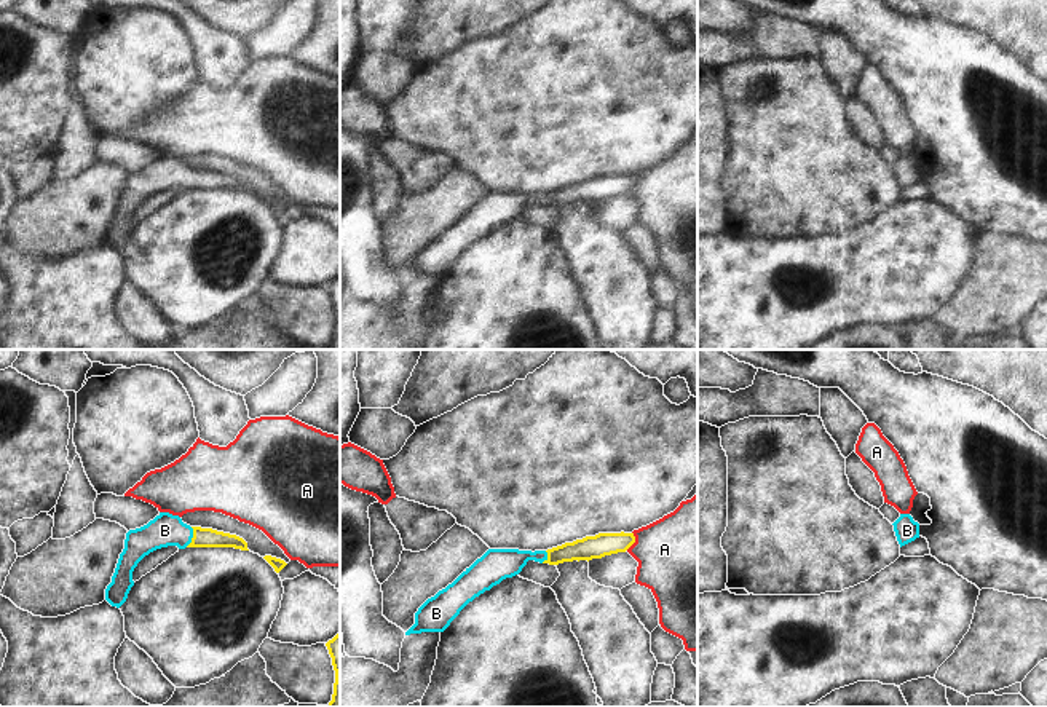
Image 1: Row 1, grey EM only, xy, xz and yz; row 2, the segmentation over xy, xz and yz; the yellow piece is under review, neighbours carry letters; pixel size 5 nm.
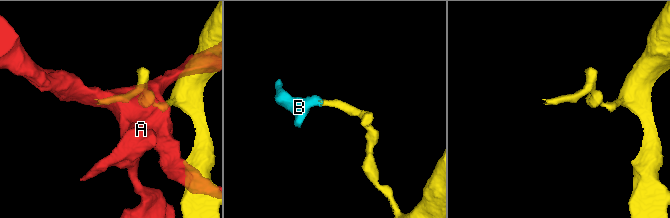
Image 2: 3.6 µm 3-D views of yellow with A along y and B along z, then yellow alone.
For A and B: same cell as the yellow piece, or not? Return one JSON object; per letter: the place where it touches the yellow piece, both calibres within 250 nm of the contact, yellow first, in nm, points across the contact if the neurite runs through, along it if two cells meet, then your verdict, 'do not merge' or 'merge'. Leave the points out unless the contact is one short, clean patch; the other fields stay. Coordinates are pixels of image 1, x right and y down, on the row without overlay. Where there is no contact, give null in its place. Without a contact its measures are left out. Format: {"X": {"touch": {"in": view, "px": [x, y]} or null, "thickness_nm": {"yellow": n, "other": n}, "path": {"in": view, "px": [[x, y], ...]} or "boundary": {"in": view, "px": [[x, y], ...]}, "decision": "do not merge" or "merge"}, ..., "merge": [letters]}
{"A": {"touch": {"in": "xz", "px": [634, 184]}, "thickness_nm": {"yellow": 120, "other": 440}, "decision": "do not merge"}, "B": {"touch": {"in": "xy", "px": [193, 179]}, "thickness_nm": {"yellow": 100, "other": 160}, "path": {"in": "xy", "px": [[201, 179], [193, 179], [165, 173]]}, "decision": "merge"}, "merge": ["B"]}

